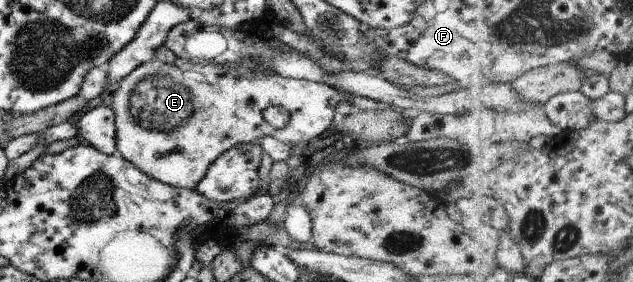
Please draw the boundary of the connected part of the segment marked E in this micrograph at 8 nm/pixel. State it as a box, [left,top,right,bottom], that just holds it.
[111,58,384,190]

